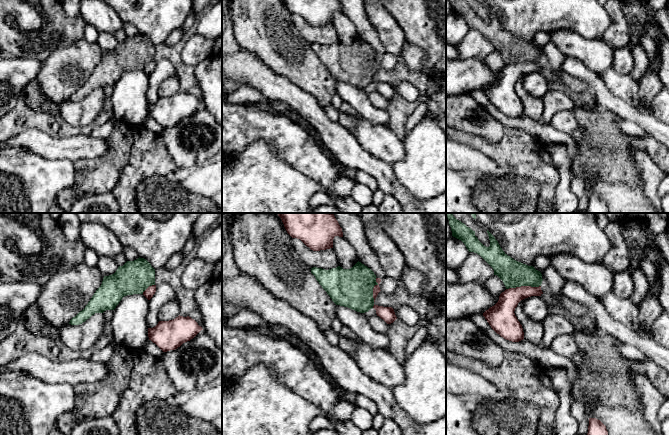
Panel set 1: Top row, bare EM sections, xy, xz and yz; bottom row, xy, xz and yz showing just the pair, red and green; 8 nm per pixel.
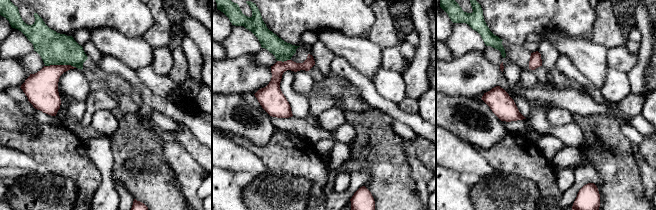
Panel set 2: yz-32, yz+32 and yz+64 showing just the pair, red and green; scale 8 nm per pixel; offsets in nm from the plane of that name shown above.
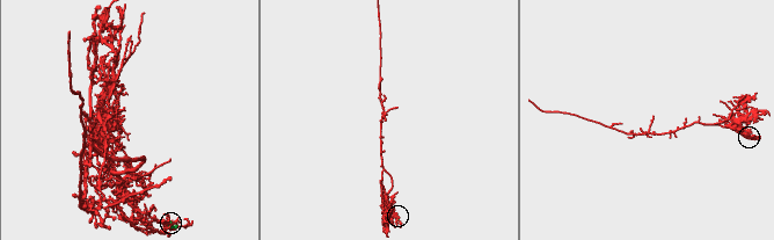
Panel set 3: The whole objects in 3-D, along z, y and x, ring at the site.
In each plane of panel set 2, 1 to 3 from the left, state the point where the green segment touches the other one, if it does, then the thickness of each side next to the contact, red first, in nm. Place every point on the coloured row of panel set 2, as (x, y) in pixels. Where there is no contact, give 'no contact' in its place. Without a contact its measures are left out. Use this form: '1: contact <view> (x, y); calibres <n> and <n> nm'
1: contact yz-32 (61, 65); calibres 260 and 260 nm
2: contact yz+32 (284, 61); calibres 120 and 160 nm
3: no contact

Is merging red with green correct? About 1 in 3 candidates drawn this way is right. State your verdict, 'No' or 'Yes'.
No

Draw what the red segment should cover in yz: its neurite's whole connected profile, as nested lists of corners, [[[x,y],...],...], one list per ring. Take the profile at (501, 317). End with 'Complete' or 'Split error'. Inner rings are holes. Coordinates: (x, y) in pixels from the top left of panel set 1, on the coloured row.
[[[521,286],[502,292],[498,302],[483,313],[491,328],[506,340],[519,342],[524,339],[522,325],[515,316],[518,303],[531,296],[541,296],[541,286]]]. Complete

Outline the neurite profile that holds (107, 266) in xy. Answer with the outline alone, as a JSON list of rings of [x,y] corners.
[[[101,256],[99,257],[97,268],[103,274],[103,276],[109,276],[116,272],[118,264],[113,258]]]

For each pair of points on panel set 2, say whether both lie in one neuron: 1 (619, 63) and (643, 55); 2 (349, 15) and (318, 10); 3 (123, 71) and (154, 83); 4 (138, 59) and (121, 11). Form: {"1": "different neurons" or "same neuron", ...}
{"1": "different neurons", "2": "same neuron", "3": "different neurons", "4": "different neurons"}

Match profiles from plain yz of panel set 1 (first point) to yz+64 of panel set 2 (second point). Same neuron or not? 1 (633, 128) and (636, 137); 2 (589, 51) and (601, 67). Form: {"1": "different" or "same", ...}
{"1": "same", "2": "same"}

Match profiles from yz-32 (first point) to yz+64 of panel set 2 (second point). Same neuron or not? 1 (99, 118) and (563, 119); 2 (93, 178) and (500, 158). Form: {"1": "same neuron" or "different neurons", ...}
{"1": "same neuron", "2": "same neuron"}

